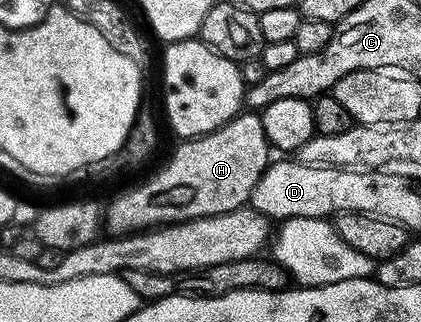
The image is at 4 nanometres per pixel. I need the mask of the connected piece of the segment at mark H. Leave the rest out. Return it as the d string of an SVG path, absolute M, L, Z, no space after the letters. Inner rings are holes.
M241 112L236 117L229 120L226 124L222 124L214 132L209 134L203 134L200 138L190 138L179 143L180 147L169 156L164 162L164 167L161 170L156 170L152 175L149 176L145 182L140 182L137 186L132 186L129 190L124 190L112 203L109 204L108 210L106 206L106 222L113 226L113 231L119 232L121 235L135 234L137 232L146 232L151 228L159 228L169 224L175 224L178 222L188 222L192 218L209 218L215 214L225 214L231 210L239 210L251 199L254 188L258 184L258 180L265 172L268 171L270 165L270 147L266 140L266 128L262 128L262 120L260 119L259 113L256 112Z

